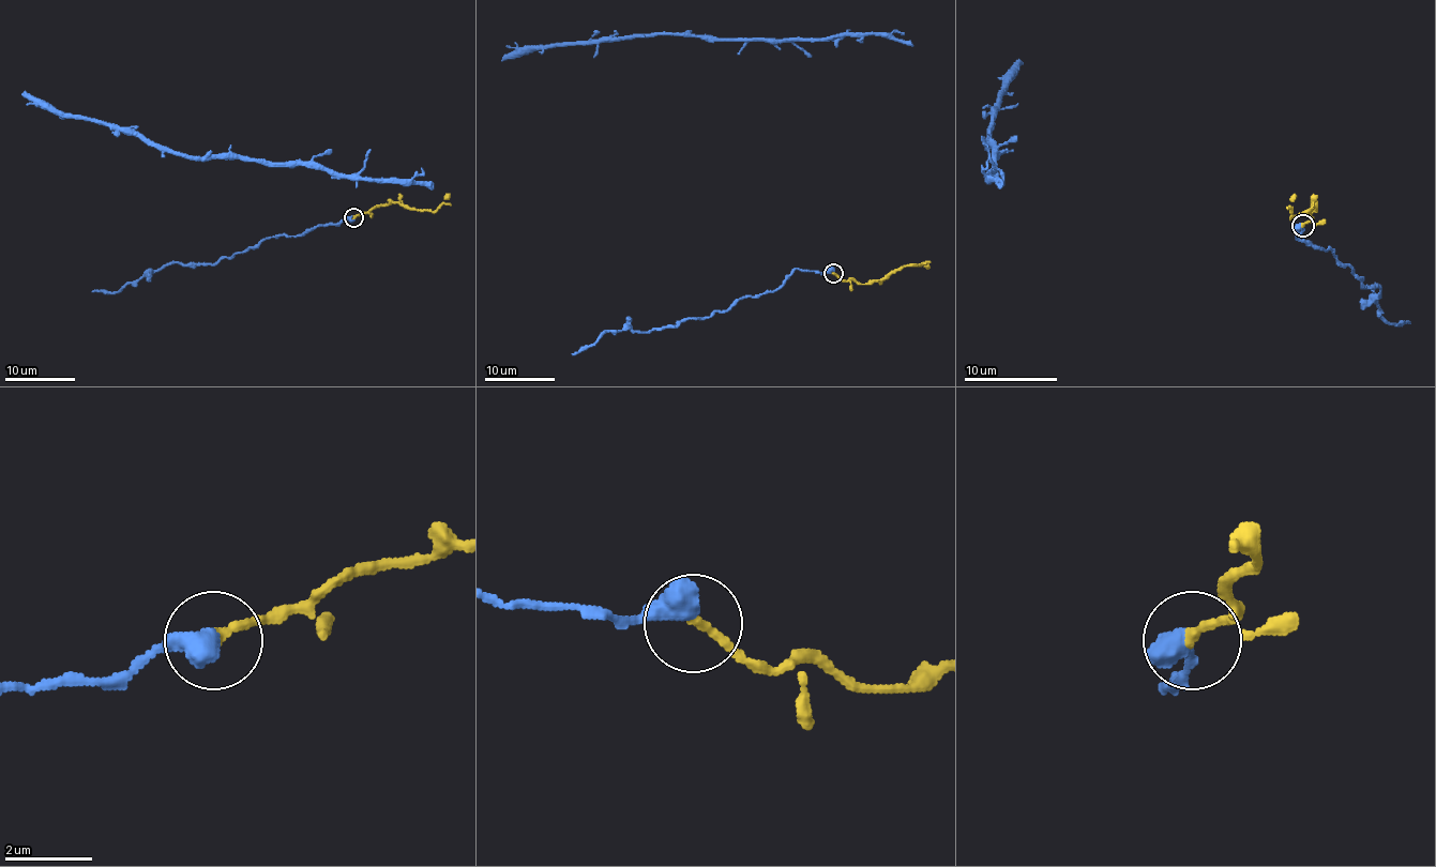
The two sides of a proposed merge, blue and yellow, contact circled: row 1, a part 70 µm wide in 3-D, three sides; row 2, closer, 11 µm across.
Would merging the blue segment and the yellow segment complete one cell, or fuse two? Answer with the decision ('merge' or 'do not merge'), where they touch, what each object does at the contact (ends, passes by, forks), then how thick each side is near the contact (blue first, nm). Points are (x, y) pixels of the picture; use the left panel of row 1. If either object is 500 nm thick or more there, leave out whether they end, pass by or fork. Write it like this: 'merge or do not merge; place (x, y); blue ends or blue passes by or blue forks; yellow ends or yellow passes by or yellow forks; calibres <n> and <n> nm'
merge; place (353, 217); calibres 600 and 200 nm

